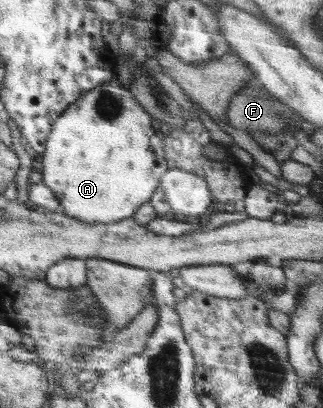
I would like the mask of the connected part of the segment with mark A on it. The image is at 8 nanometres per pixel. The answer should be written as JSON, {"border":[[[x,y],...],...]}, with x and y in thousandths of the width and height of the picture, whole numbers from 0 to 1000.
{"border":[[[365,196],[307,211],[307,216],[285,221],[282,228],[263,230],[248,248],[214,260],[201,279],[173,299],[152,336],[149,365],[133,387],[136,424],[130,426],[133,446],[170,471],[176,488],[189,495],[192,505],[186,507],[186,517],[195,525],[207,525],[220,529],[220,534],[235,534],[238,542],[263,547],[356,547],[418,532],[449,500],[471,498],[471,488],[498,461],[498,444],[505,444],[508,429],[523,424],[529,414],[520,407],[517,358],[508,353],[508,346],[498,343],[489,321],[480,319],[480,309],[474,309],[474,287],[477,284],[433,252],[421,233],[412,230],[406,216],[390,218]]]}

